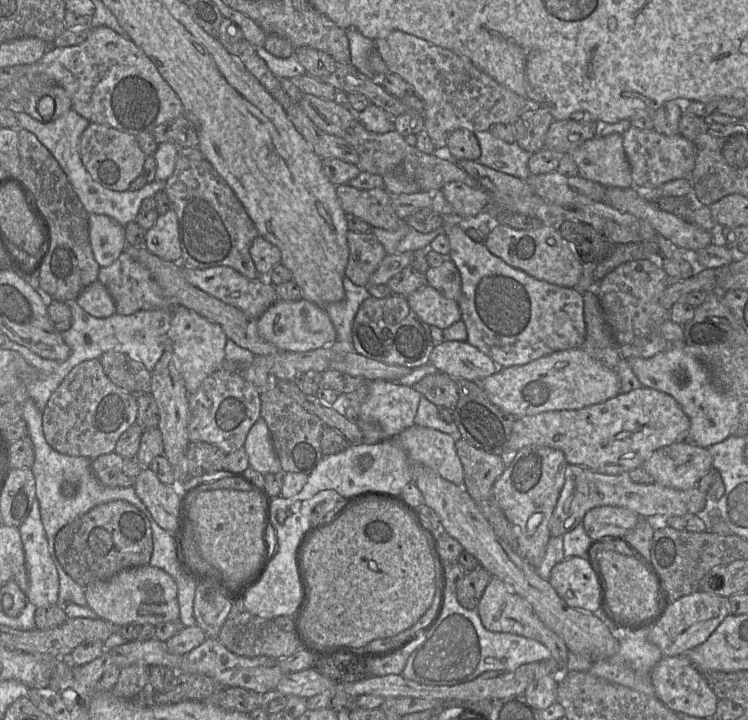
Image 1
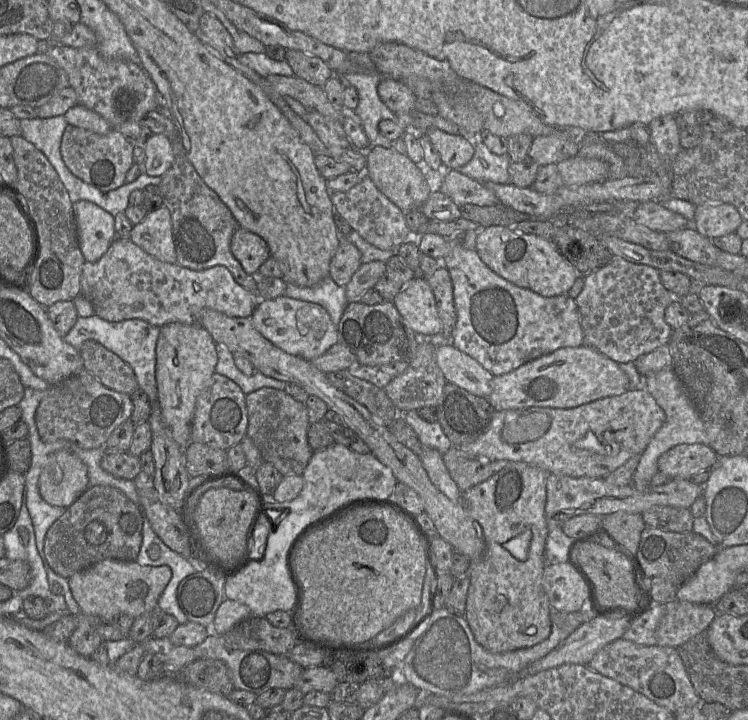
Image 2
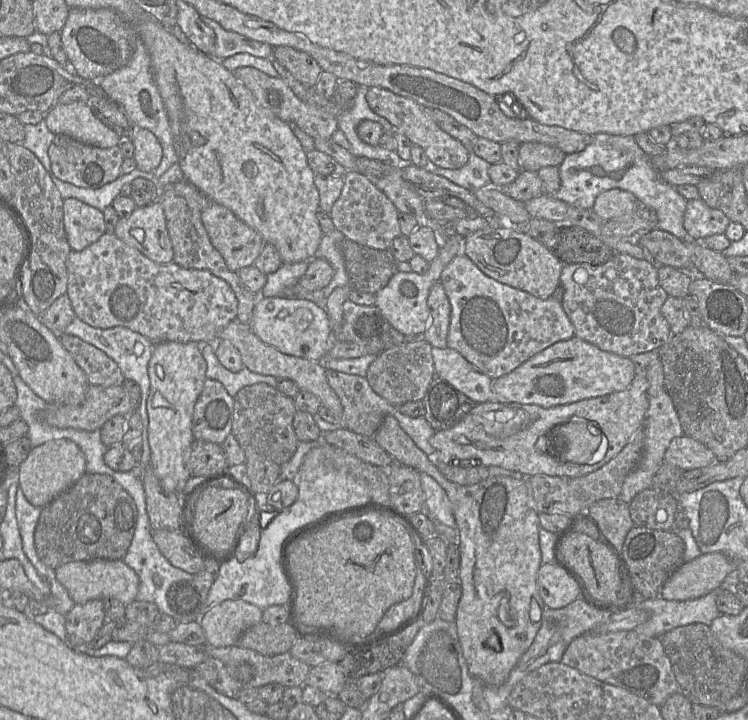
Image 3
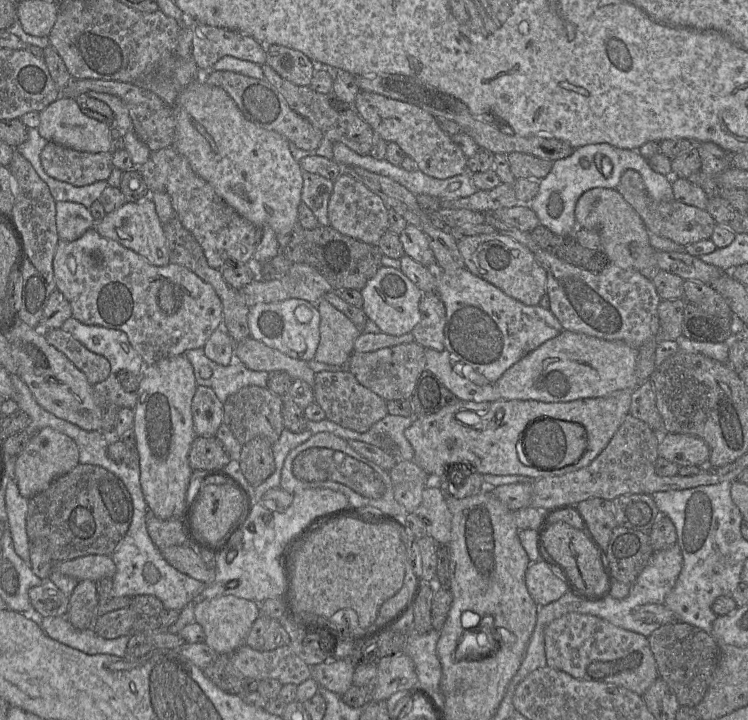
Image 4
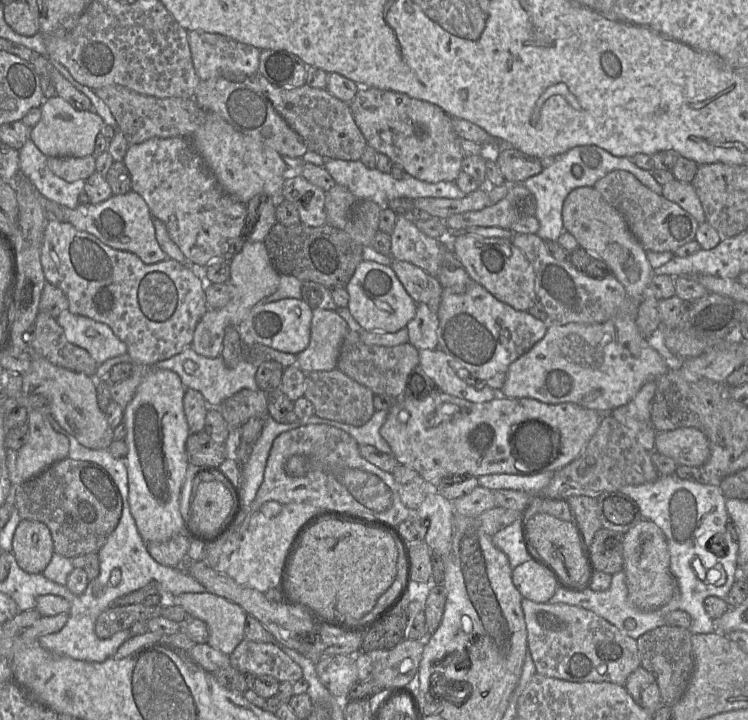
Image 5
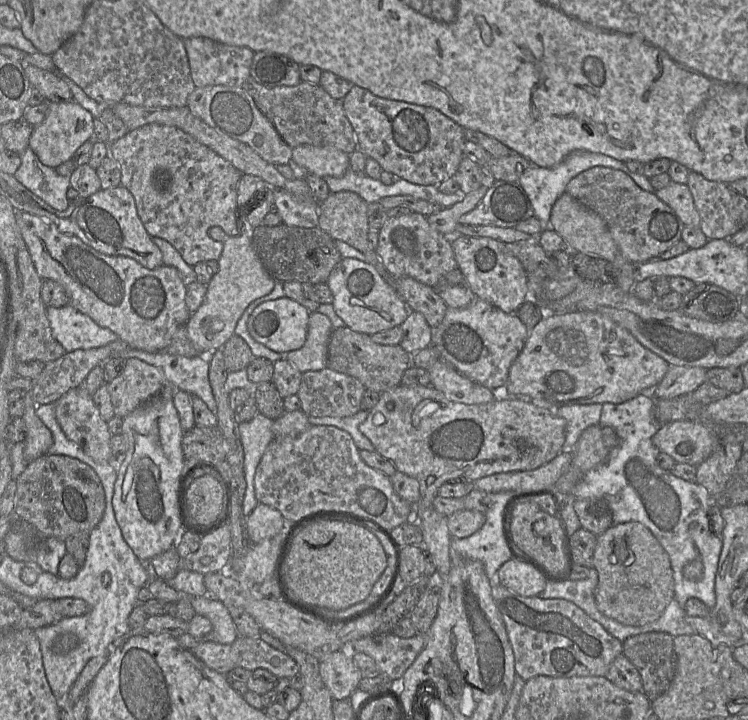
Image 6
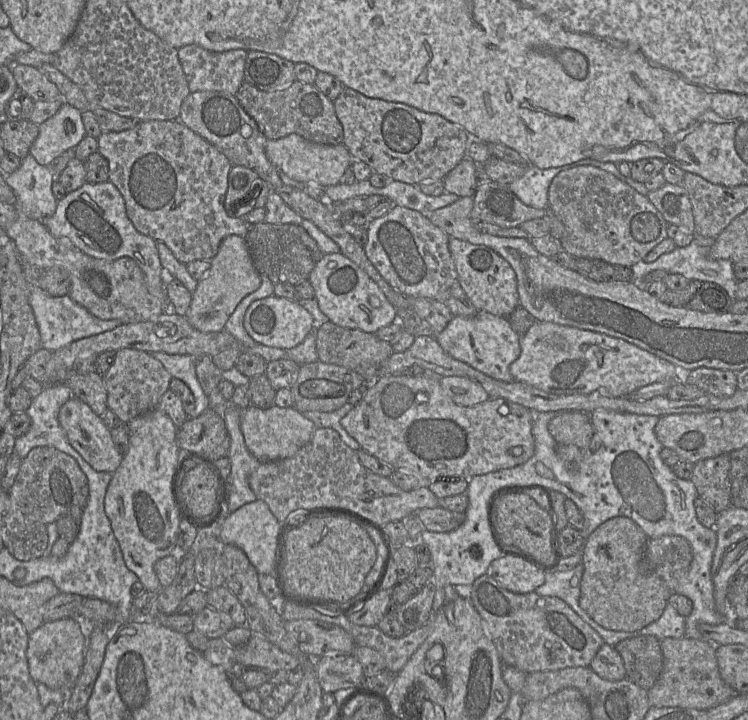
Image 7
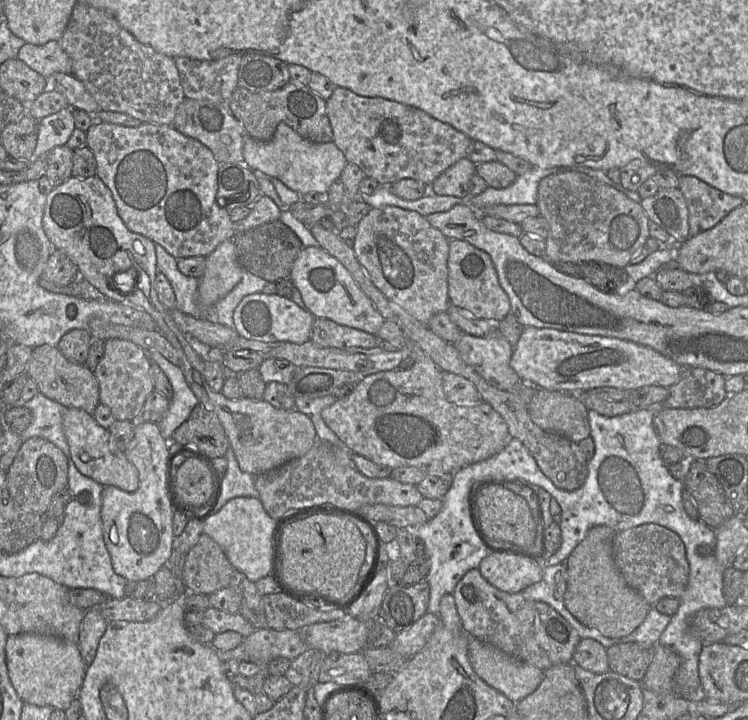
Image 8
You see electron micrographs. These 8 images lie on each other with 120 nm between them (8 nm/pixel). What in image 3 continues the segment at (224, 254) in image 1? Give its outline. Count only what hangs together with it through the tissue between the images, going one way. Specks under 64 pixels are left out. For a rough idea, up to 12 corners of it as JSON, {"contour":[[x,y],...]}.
{"contour":[[187,179],[167,185],[164,210],[173,262],[208,270],[249,324],[259,293],[212,245],[201,214],[207,197]]}

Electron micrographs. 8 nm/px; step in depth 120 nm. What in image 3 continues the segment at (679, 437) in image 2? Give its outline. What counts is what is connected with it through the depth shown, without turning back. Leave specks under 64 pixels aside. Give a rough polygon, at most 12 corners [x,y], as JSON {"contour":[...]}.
{"contour":[[665,390],[649,398],[637,467],[619,498],[628,504],[651,487],[674,438],[684,436]]}

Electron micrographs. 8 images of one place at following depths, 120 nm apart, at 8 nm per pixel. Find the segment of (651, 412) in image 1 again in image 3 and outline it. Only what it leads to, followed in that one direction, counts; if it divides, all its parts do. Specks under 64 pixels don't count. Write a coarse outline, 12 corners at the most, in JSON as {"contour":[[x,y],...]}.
{"contour":[[646,369],[620,392],[544,408],[477,404],[430,439],[476,460],[580,477],[645,426]]}

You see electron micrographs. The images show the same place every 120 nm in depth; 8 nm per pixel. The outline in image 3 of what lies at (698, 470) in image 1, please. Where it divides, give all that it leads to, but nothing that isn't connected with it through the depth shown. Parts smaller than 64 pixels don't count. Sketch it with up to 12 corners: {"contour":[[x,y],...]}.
{"contour":[[687,436],[674,438],[664,462],[683,471],[716,461],[709,448]]}

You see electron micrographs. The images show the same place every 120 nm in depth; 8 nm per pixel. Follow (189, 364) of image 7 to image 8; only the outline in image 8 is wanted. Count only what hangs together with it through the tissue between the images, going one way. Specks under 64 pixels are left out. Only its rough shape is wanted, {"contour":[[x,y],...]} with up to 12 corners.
{"contour":[[146,352],[173,389],[166,415],[156,423],[162,437],[189,417],[199,400],[179,366]]}

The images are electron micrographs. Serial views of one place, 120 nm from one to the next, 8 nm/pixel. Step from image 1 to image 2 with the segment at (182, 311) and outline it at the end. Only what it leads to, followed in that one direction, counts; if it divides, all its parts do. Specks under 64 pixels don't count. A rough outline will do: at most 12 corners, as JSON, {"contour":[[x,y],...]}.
{"contour":[[200,324],[161,327],[157,400],[182,448],[196,401],[215,372]]}

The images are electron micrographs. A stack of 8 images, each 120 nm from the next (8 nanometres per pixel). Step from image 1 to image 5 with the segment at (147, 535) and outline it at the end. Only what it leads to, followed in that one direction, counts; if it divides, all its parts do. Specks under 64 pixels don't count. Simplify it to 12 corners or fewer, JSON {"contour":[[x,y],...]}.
{"contour":[[69,457],[14,487],[56,554],[97,553],[123,499],[100,465]]}

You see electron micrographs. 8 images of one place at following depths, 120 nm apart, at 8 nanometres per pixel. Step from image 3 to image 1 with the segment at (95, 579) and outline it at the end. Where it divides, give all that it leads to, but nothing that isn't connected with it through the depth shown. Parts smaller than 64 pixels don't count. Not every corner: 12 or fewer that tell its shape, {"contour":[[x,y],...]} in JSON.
{"contour":[[158,567],[87,585],[86,606],[119,626],[179,620],[176,582]]}

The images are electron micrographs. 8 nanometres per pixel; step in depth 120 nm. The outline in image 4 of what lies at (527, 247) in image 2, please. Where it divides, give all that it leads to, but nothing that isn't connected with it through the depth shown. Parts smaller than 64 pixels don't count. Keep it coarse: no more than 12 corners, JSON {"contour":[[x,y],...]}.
{"contour":[[499,232],[457,243],[465,267],[536,306],[547,274],[523,244]]}

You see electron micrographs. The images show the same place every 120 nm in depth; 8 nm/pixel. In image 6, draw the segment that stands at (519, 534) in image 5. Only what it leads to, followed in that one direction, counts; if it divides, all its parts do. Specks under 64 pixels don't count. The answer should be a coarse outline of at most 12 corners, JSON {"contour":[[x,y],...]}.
{"contour":[[515,492],[490,494],[484,525],[452,538],[451,566],[480,561],[496,583],[498,569],[518,559],[503,517]]}

